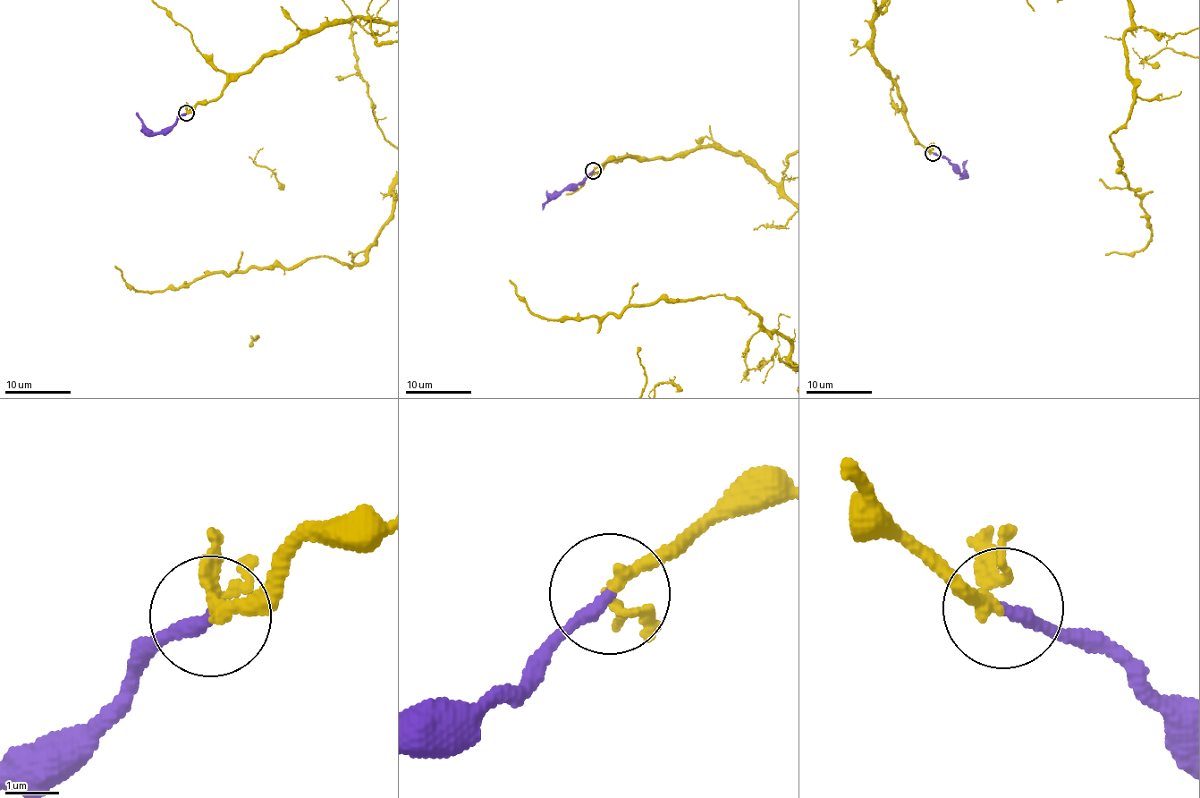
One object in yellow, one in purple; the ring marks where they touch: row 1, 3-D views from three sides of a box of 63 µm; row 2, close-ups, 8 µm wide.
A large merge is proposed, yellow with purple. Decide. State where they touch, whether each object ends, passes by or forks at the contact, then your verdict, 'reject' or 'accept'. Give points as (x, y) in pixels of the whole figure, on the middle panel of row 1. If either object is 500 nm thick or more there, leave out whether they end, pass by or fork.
(593, 171) | yellow forks | purple ends | accept

